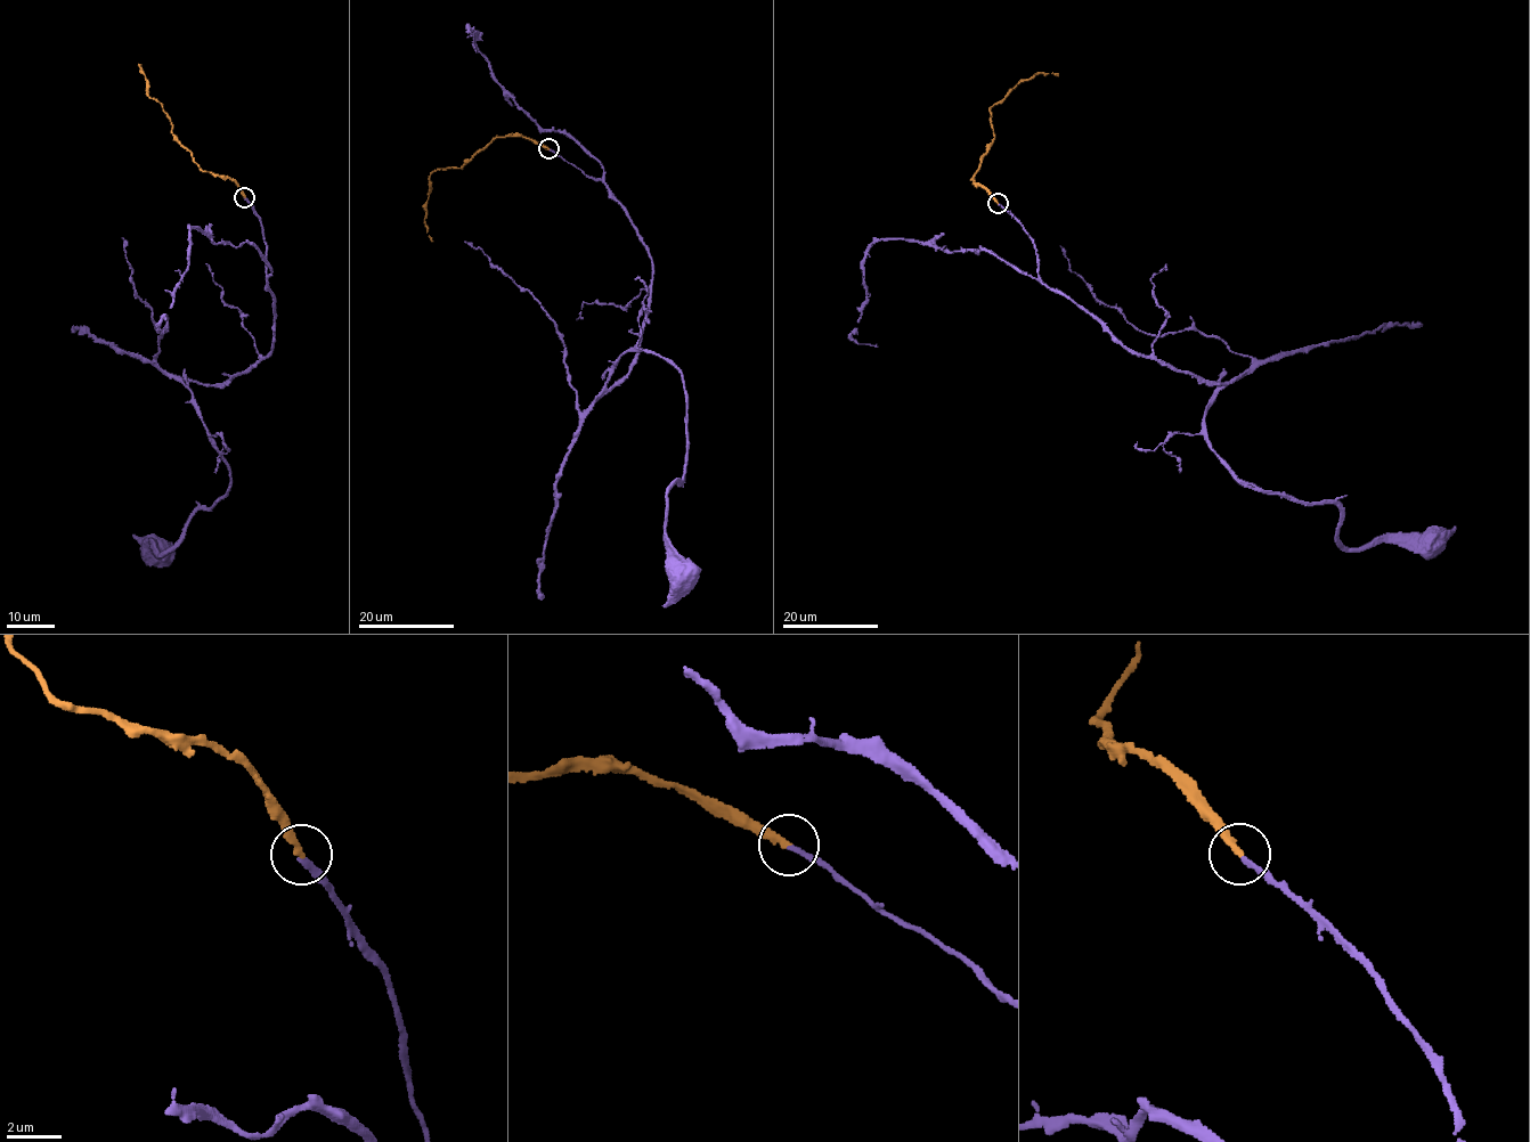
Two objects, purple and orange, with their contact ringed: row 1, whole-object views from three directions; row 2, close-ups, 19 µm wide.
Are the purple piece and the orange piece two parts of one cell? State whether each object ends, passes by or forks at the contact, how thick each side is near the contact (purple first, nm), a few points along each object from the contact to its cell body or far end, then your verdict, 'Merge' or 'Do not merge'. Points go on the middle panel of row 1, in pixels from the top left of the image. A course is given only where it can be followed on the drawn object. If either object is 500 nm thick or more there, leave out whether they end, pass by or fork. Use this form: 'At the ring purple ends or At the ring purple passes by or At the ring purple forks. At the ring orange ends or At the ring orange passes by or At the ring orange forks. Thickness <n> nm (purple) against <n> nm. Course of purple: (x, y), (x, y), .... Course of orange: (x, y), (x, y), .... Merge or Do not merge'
At the ring purple ends. At the ring orange ends. Thickness 200 nm (purple) against 280 nm. Course of purple: (550, 149), (602, 180), (651, 261), (637, 357), (607, 378), (628, 351), (681, 375), (666, 538), (681, 577). Course of orange: (548, 149), (525, 137), (498, 137), (461, 169), (434, 171), (430, 174), (424, 220), (433, 241). Merge

